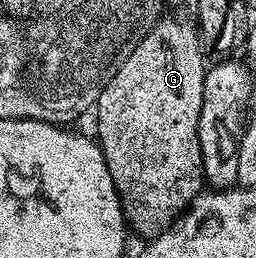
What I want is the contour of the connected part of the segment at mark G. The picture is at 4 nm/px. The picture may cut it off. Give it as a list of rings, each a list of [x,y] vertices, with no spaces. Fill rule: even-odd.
[[[165,17],[163,20],[157,22],[156,27],[132,49],[128,59],[118,67],[115,76],[108,81],[108,86],[96,102],[94,110],[94,115],[96,114],[96,126],[100,129],[98,142],[103,149],[104,158],[108,162],[108,170],[116,182],[117,193],[124,203],[127,225],[131,229],[133,226],[144,237],[144,240],[157,238],[159,234],[164,234],[166,231],[173,229],[177,219],[200,197],[206,186],[204,169],[202,168],[202,148],[200,147],[200,140],[198,138],[200,113],[202,112],[202,96],[204,95],[204,71],[206,69],[204,50],[200,47],[201,35],[193,23],[192,27],[188,22],[179,22],[176,18],[167,18]]]

